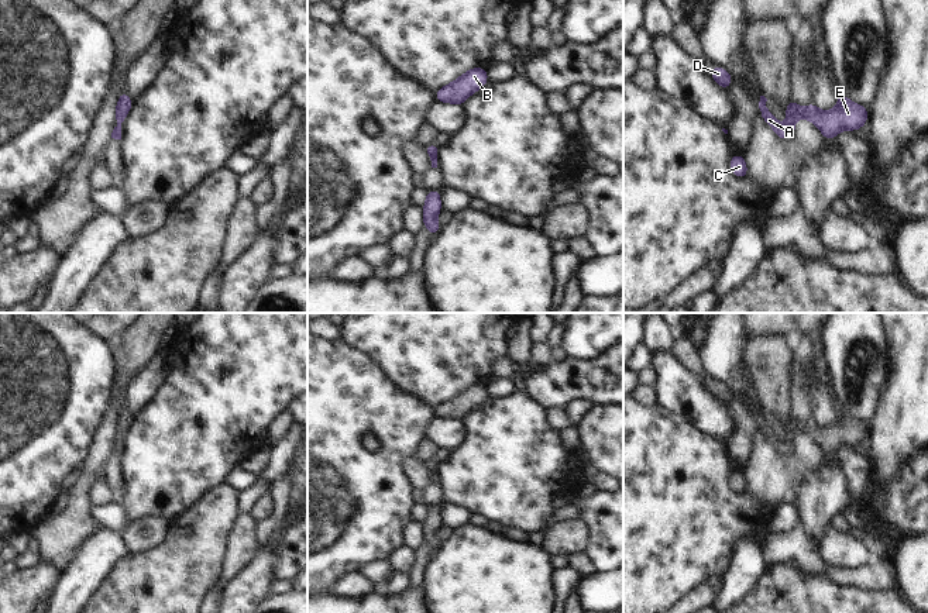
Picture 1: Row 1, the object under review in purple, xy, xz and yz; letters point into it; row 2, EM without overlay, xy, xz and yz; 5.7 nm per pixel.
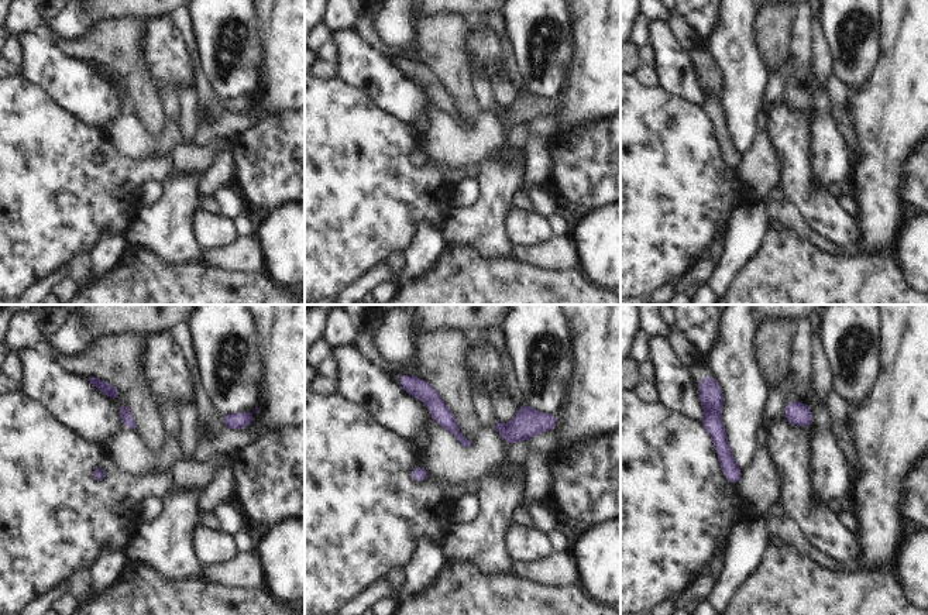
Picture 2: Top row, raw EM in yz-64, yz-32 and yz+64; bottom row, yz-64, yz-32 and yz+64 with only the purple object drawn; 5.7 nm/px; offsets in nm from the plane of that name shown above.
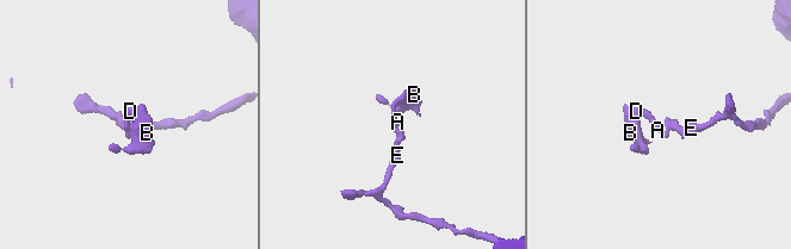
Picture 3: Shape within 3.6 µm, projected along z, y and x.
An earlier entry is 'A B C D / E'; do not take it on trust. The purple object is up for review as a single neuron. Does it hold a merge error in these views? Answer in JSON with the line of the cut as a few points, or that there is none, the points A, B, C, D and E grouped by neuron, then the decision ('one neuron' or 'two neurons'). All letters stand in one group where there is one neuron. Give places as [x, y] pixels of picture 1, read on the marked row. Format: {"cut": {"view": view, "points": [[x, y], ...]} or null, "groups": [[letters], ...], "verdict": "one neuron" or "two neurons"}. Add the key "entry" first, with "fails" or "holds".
{"entry": "fails", "cut": null, "groups": [["A", "B", "C", "D", "E"]], "verdict": "one neuron"}

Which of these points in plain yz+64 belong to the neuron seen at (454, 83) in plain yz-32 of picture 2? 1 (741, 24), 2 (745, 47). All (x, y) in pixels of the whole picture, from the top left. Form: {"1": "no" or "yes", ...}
{"1": "no", "2": "no"}

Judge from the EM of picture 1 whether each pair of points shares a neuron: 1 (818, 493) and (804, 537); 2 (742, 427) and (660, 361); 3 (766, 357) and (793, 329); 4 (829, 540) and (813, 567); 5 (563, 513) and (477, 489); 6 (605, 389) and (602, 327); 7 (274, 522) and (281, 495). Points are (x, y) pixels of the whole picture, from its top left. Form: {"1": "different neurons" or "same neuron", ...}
{"1": "same neuron", "2": "different neurons", "3": "different neurons", "4": "different neurons", "5": "different neurons", "6": "different neurons", "7": "same neuron"}

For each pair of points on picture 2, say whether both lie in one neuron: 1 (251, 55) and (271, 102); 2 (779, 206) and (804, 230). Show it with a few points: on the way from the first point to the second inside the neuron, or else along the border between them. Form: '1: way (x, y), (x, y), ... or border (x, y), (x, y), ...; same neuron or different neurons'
1: border (260, 41), (263, 67), (258, 85), (250, 95); different neurons
2: way (784, 212), (798, 224); same neuron

